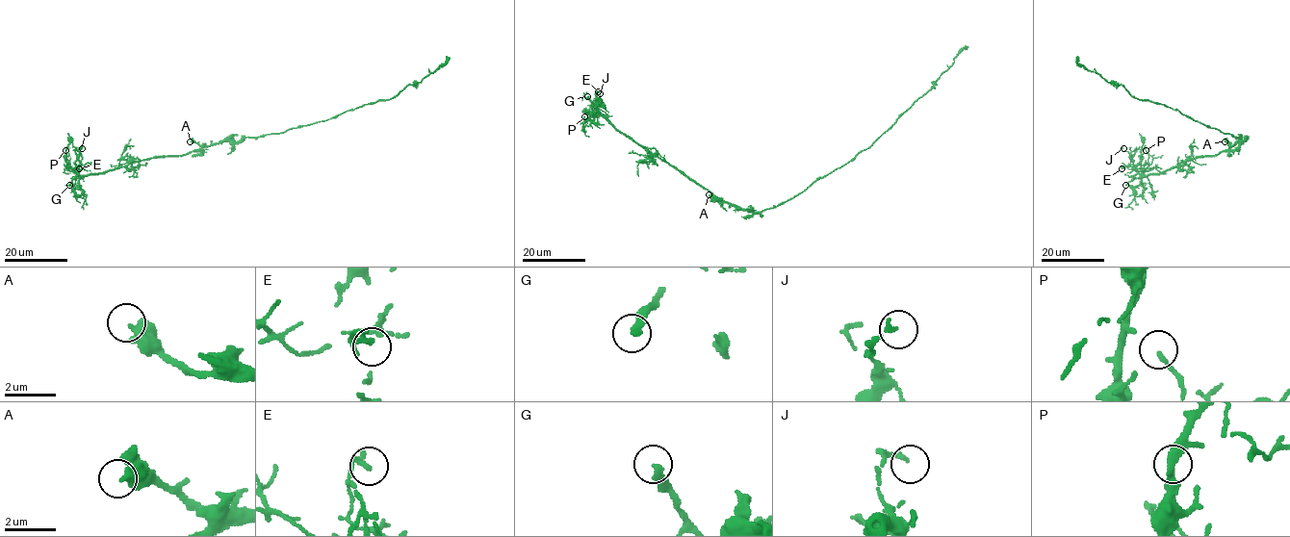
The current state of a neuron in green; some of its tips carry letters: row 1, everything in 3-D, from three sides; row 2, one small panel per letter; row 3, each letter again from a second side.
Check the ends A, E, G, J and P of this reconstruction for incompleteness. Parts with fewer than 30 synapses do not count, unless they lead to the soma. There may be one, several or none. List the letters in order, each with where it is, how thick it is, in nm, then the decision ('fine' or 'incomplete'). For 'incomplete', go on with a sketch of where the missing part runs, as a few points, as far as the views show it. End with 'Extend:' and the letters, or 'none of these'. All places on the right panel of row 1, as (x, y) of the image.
A: at (1225, 141); 480 nm thick; fine
E: at (1122, 168); 200 nm thick; fine
G: at (1125, 185); 280 nm thick; incomplete; missing branch runs (1125, 185), (1115, 191), (1089, 191), (1113, 204)
J: at (1123, 148); 170 nm thick; fine
P: at (1146, 150); 110 nm thick; fine
Extend: G

